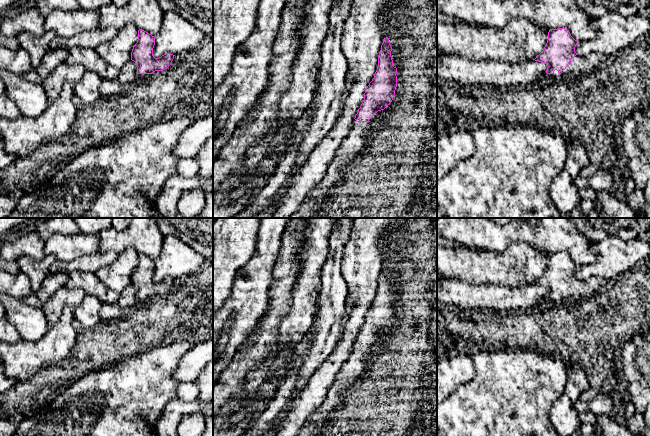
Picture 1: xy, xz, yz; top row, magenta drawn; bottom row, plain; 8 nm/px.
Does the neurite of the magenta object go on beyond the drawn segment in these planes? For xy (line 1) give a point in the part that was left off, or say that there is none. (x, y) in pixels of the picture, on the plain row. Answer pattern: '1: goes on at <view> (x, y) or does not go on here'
1: does not go on here

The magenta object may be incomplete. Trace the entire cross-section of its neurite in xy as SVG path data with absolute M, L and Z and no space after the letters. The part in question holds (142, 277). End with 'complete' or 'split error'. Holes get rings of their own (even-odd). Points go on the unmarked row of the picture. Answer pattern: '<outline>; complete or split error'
M139 253L138 264L131 276L131 284L137 288L137 298L152 298L155 295L167 293L173 283L173 278L166 277L159 282L153 280L155 261Z; complete

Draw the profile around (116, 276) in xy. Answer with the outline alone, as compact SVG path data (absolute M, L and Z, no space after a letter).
M132 247L126 248L114 262L98 269L95 274L107 288L119 294L131 285L131 276L138 264L138 254Z

